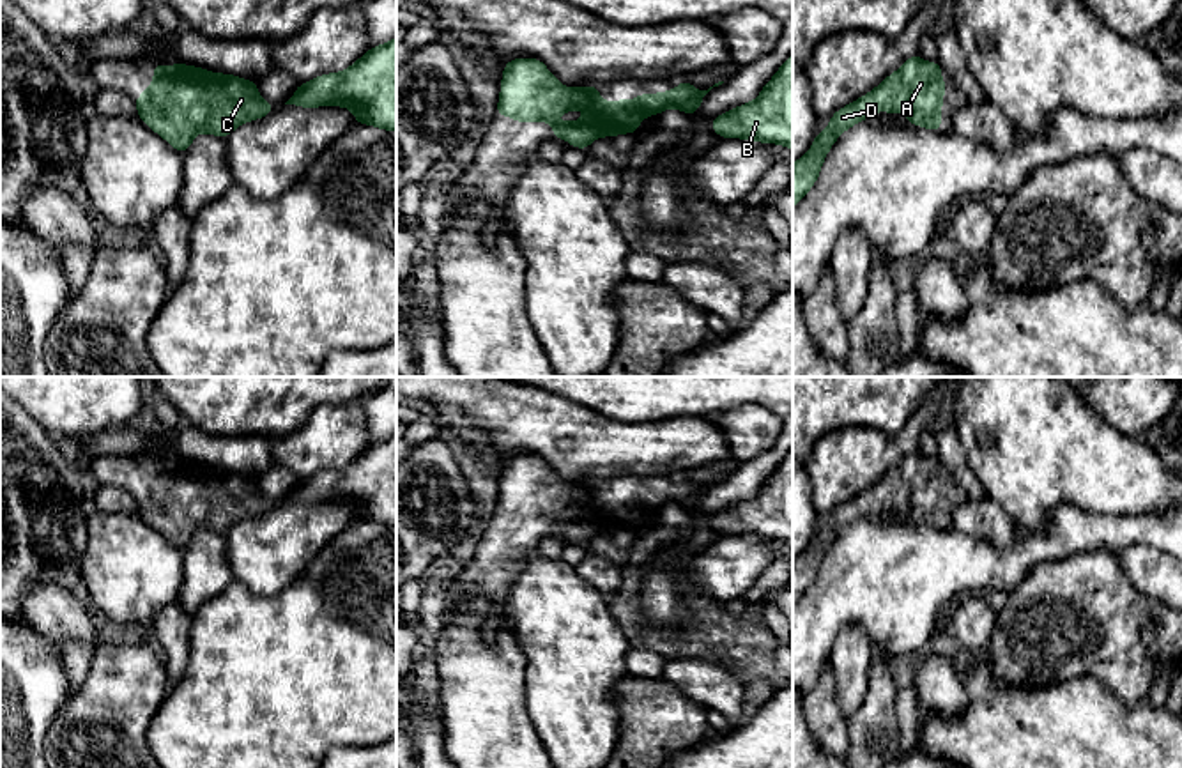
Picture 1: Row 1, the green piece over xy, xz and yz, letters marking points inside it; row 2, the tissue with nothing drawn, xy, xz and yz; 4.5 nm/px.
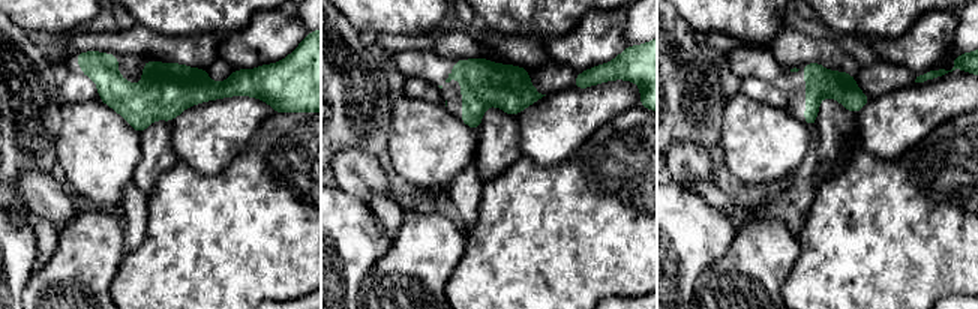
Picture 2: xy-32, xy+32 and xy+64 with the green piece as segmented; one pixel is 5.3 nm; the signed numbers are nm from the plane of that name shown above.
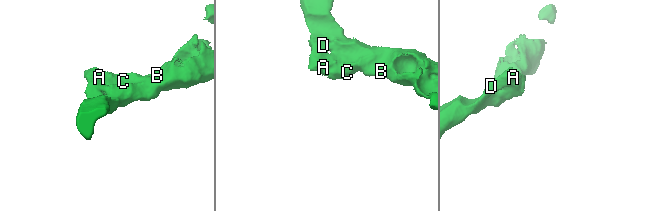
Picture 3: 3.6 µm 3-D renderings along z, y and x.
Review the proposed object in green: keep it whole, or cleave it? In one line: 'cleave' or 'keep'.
keep

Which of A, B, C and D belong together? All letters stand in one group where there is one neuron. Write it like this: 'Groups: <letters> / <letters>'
Groups: A B C D

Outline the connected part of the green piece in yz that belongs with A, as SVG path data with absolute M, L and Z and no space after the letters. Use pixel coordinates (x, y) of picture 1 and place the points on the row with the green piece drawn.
M913 55L872 92L835 111L830 126L814 138L810 150L793 163L793 207L817 180L821 163L840 133L878 110L904 111L910 124L941 131L941 101L950 87L940 80L941 71L938 62L929 64Z

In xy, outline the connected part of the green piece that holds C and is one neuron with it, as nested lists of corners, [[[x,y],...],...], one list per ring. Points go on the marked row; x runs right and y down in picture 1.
[[[154,62],[150,87],[133,101],[138,119],[182,154],[202,131],[226,138],[242,122],[276,110],[260,99],[257,81],[186,64],[163,67],[159,62]]]

